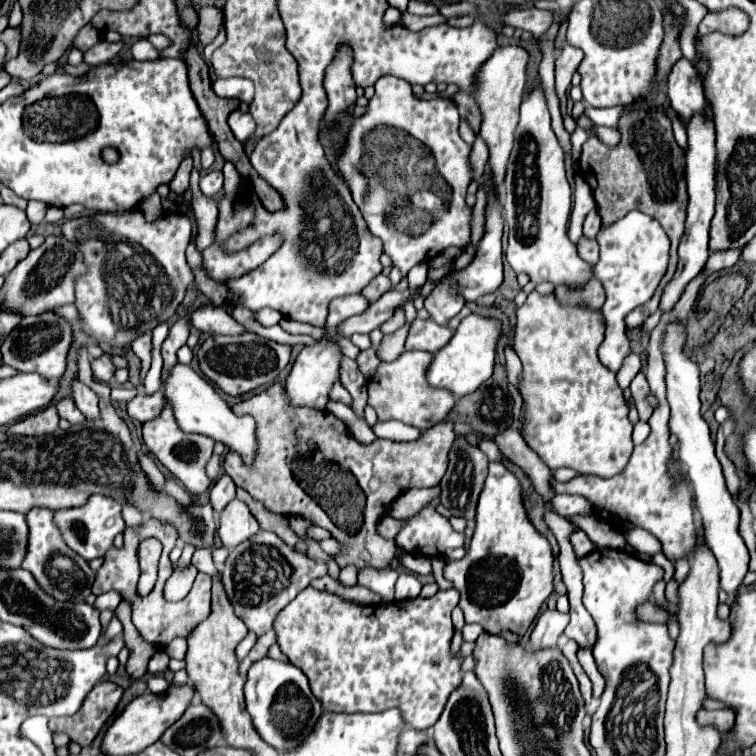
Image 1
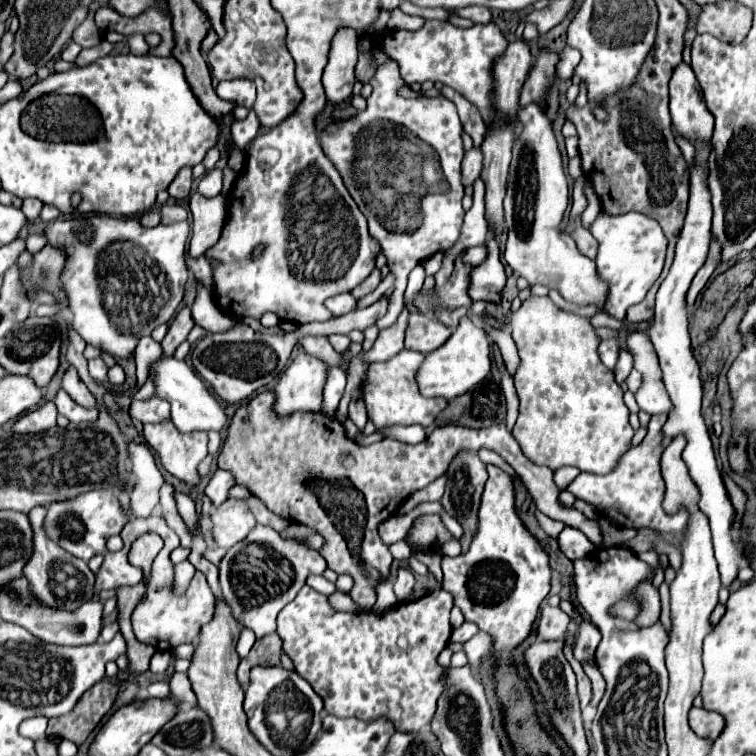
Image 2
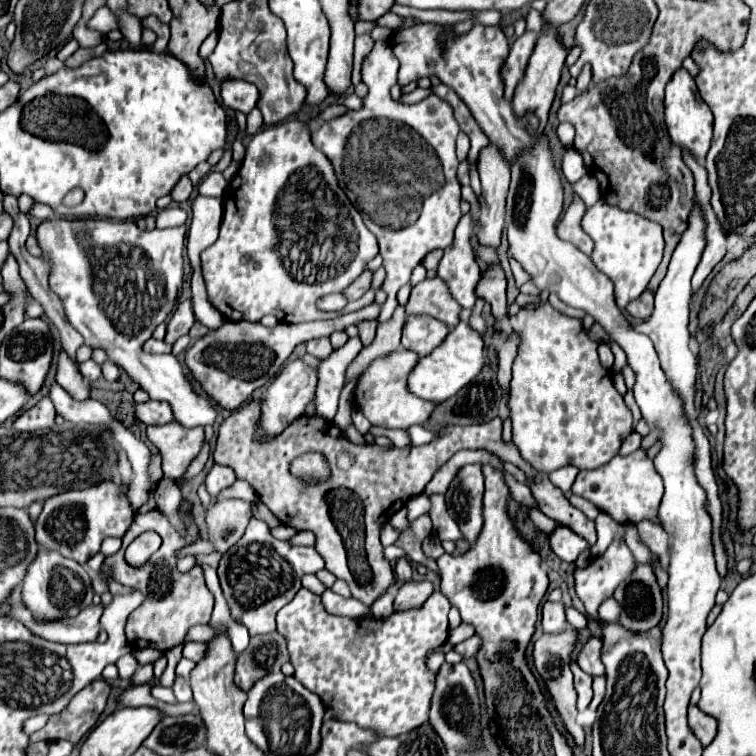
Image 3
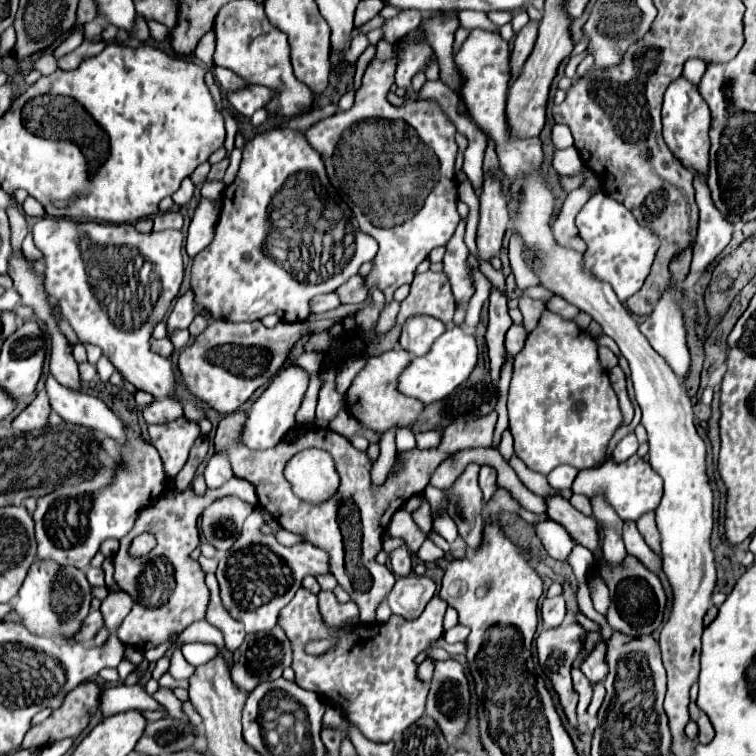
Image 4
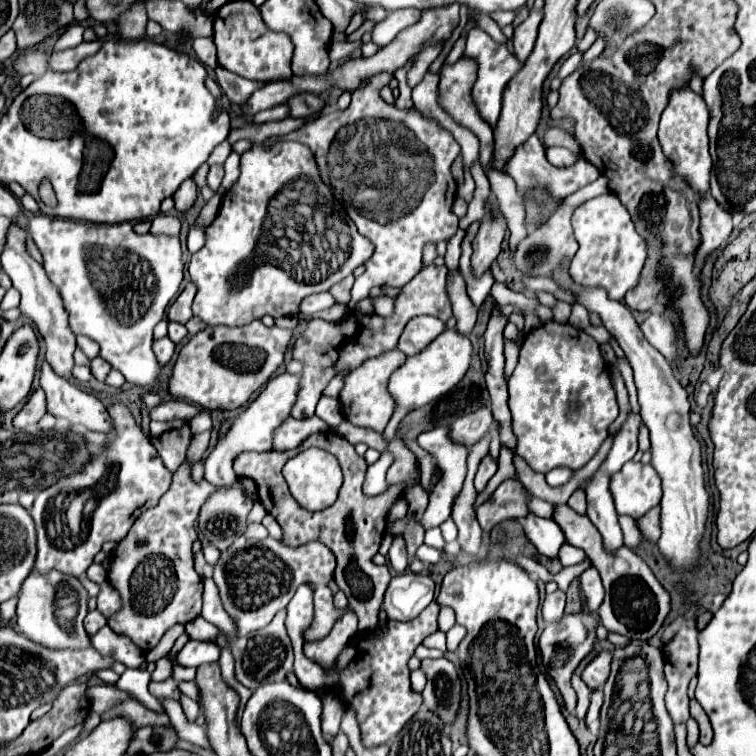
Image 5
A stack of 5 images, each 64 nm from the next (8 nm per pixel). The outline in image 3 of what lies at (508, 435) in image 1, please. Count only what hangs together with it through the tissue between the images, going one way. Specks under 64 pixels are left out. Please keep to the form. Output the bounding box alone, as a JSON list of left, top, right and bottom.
[214,402,596,606]

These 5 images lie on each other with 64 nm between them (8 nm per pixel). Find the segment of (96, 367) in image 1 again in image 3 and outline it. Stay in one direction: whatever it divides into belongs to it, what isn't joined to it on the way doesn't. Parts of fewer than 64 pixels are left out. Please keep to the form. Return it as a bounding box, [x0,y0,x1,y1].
[80,360,102,380]

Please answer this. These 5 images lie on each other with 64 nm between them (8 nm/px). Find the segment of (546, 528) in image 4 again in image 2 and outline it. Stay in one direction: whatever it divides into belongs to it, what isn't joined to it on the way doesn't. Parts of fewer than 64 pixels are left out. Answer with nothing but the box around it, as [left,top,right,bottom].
[558,528,596,560]

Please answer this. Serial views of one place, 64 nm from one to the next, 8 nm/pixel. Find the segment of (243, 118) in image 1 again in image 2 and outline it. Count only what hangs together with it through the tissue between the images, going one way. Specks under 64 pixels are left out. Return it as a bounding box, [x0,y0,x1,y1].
[232,110,260,150]

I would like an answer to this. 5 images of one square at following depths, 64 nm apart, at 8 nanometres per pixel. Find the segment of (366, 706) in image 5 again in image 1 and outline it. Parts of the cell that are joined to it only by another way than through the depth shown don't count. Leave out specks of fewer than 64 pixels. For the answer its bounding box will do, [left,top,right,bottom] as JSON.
[274,586,462,730]

